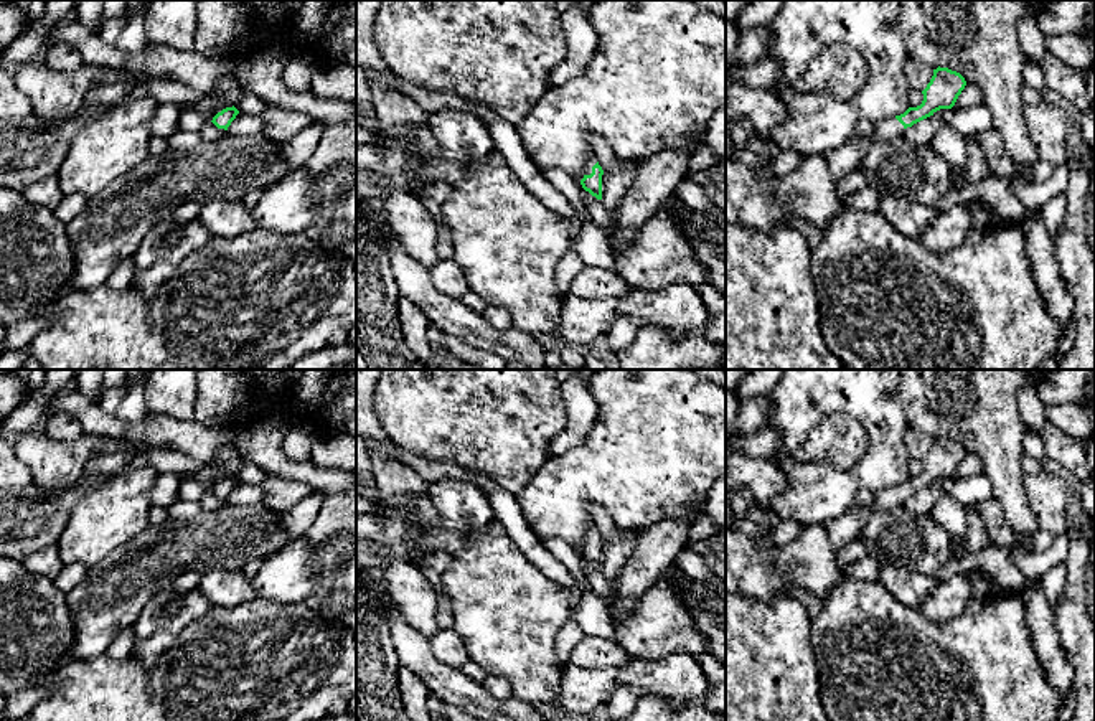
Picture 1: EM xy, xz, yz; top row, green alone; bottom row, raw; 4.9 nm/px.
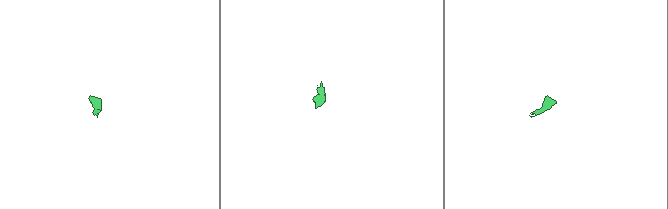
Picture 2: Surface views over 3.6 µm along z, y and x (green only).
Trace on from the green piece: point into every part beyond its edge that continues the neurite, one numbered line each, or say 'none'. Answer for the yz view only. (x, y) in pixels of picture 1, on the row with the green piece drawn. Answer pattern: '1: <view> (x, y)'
1: yz (886, 129)

